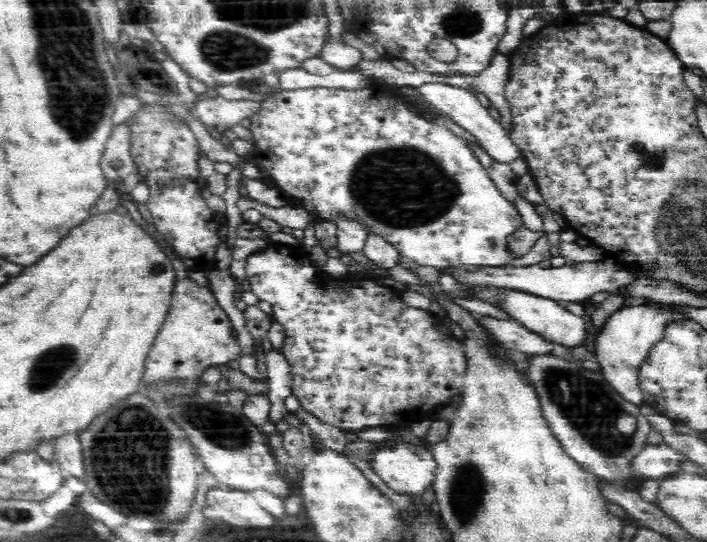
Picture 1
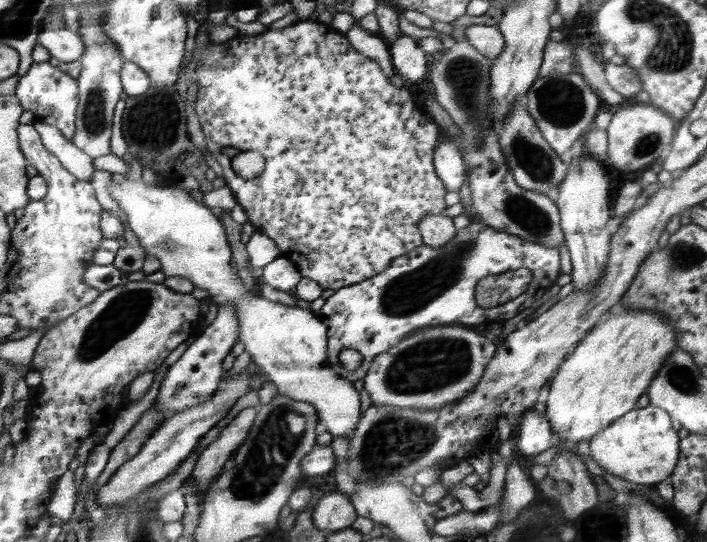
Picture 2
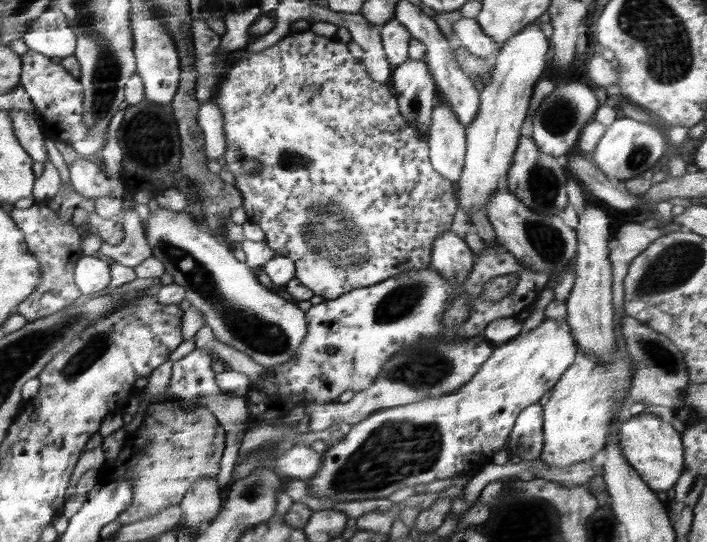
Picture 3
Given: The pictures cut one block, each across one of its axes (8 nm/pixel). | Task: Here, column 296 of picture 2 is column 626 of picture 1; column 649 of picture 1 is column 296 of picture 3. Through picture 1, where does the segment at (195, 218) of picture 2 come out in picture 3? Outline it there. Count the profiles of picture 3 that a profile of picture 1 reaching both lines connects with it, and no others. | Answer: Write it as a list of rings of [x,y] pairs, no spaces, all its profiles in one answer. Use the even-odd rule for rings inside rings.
[[[159,207],[155,212],[150,211],[148,214],[145,236],[151,257],[160,260],[165,272],[172,276],[174,283],[186,289],[185,299],[192,308],[204,314],[206,325],[211,328],[217,340],[244,352],[246,356],[253,358],[254,362],[269,368],[279,367],[298,354],[299,348],[310,334],[307,314],[300,310],[297,302],[292,303],[276,296],[274,290],[268,294],[268,290],[250,272],[248,265],[238,262],[226,243],[220,244],[214,238],[214,234],[210,234],[210,230],[202,230],[202,224],[196,224],[186,212]]]

